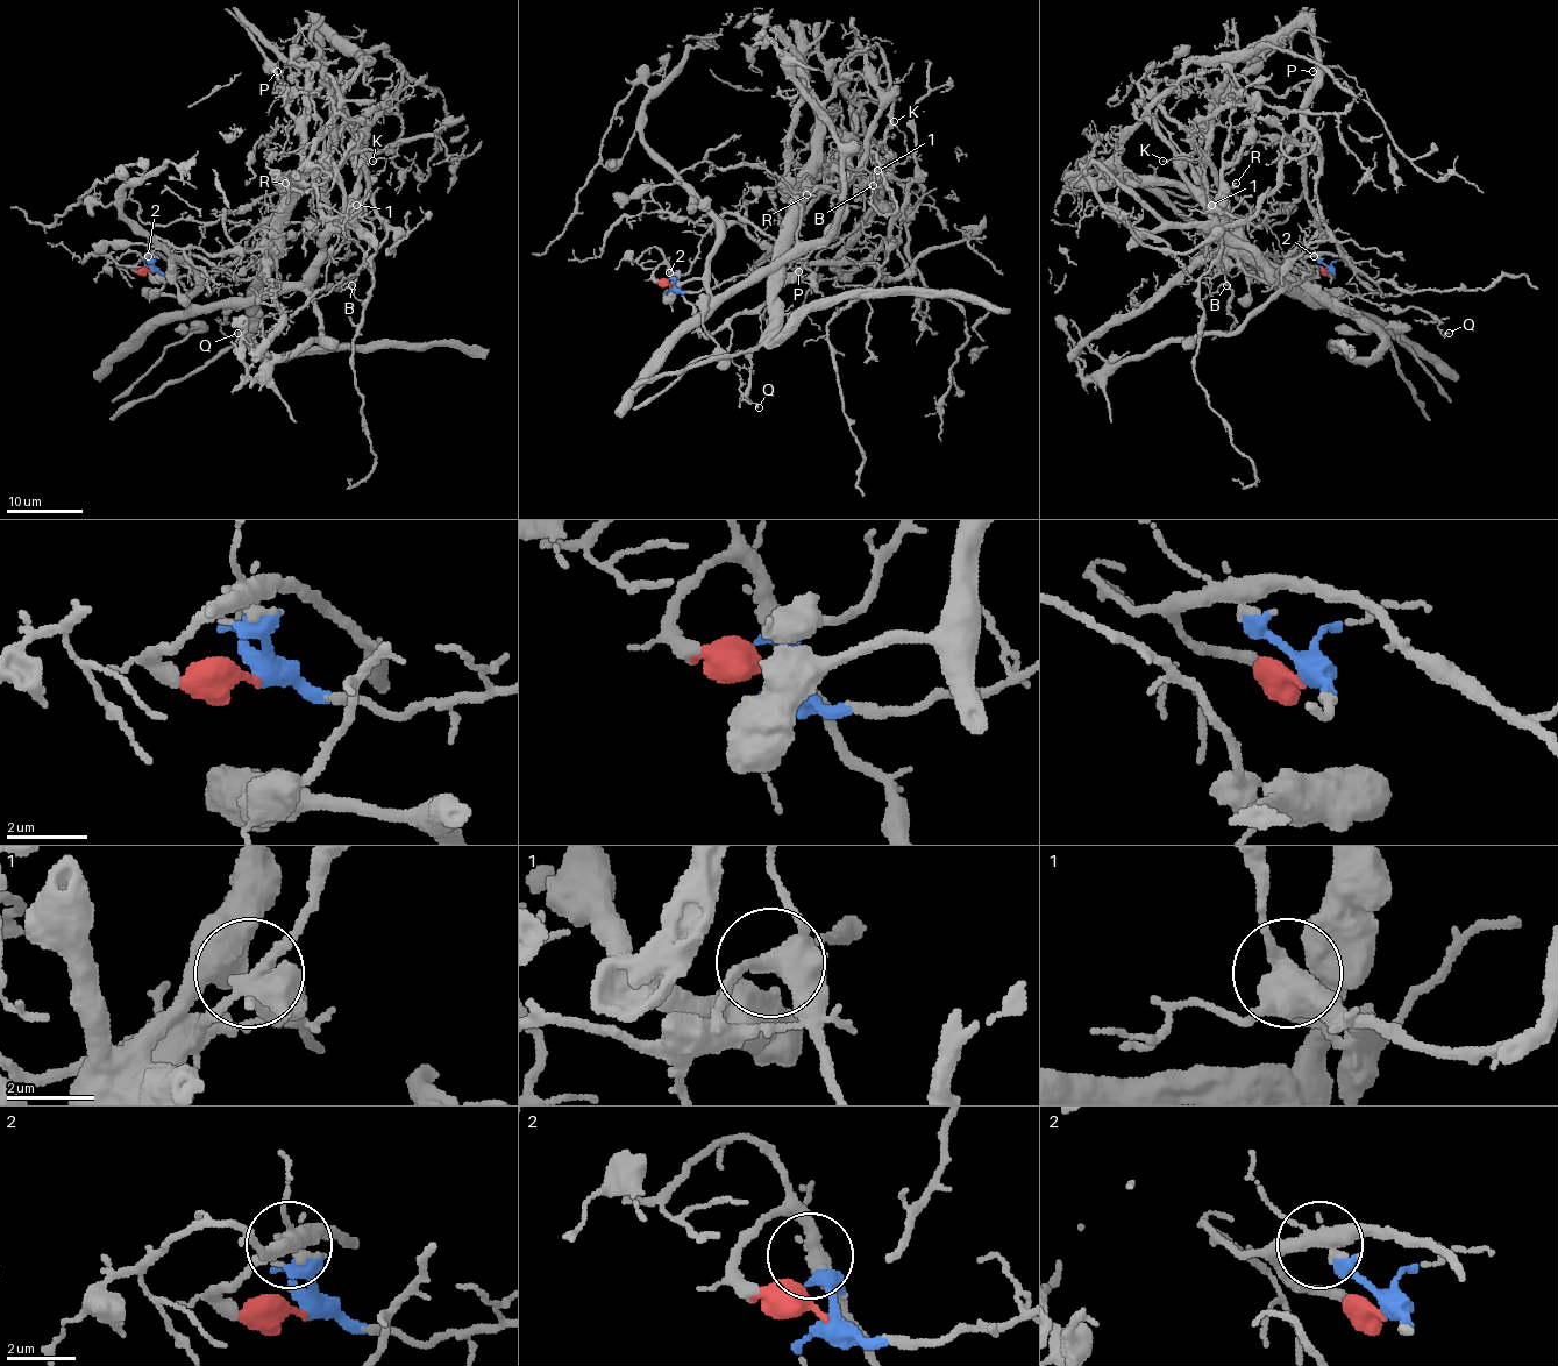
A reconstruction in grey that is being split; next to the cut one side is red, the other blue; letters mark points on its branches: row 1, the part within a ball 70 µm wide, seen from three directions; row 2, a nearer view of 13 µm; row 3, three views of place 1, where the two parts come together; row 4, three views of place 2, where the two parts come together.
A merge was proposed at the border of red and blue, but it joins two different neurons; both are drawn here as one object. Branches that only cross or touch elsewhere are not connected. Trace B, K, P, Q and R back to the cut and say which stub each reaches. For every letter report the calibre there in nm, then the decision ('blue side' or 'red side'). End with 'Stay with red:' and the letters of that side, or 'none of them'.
B: calibre 110 nm; blue side
K: calibre 90 nm; blue side
P: calibre 100 nm; red side
Q: calibre 140 nm; blue side
R: calibre 100 nm; blue side
Stay with red: P

